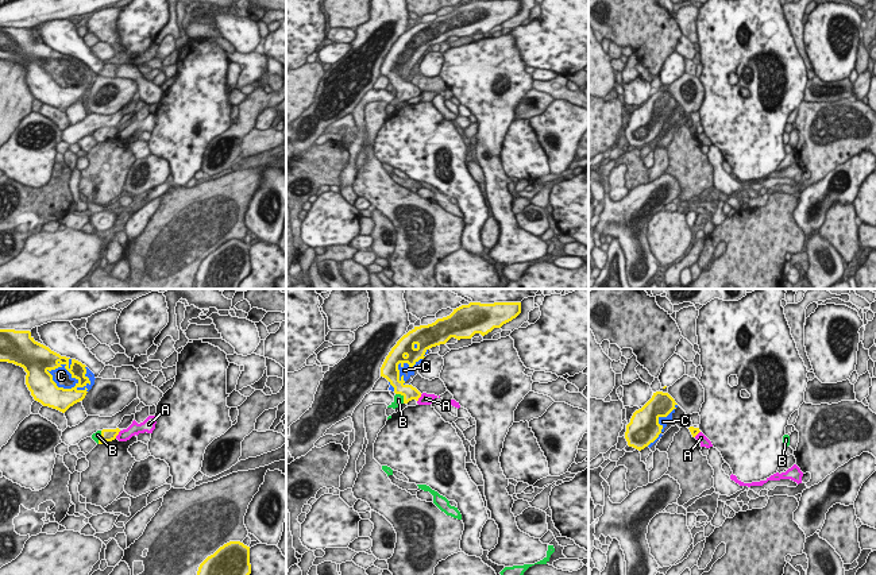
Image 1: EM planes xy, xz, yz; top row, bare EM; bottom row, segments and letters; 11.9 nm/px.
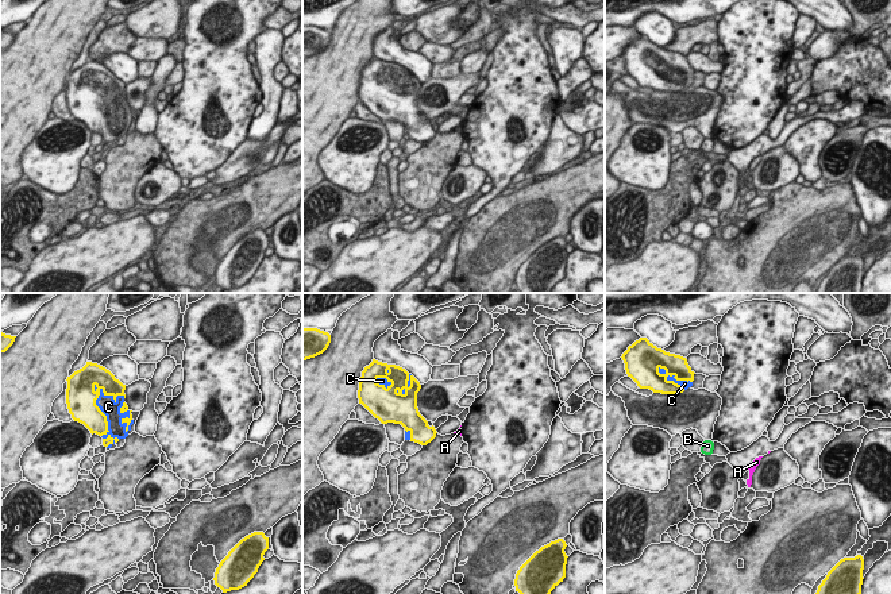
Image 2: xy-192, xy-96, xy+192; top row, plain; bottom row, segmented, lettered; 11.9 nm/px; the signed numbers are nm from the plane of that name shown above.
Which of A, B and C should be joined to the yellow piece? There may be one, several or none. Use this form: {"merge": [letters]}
{"merge": ["B", "C"]}

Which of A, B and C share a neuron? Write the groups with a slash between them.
A / B C

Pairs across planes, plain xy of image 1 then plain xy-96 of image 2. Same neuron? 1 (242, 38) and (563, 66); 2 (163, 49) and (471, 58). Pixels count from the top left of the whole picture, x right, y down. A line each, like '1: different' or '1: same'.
1: same
2: same

